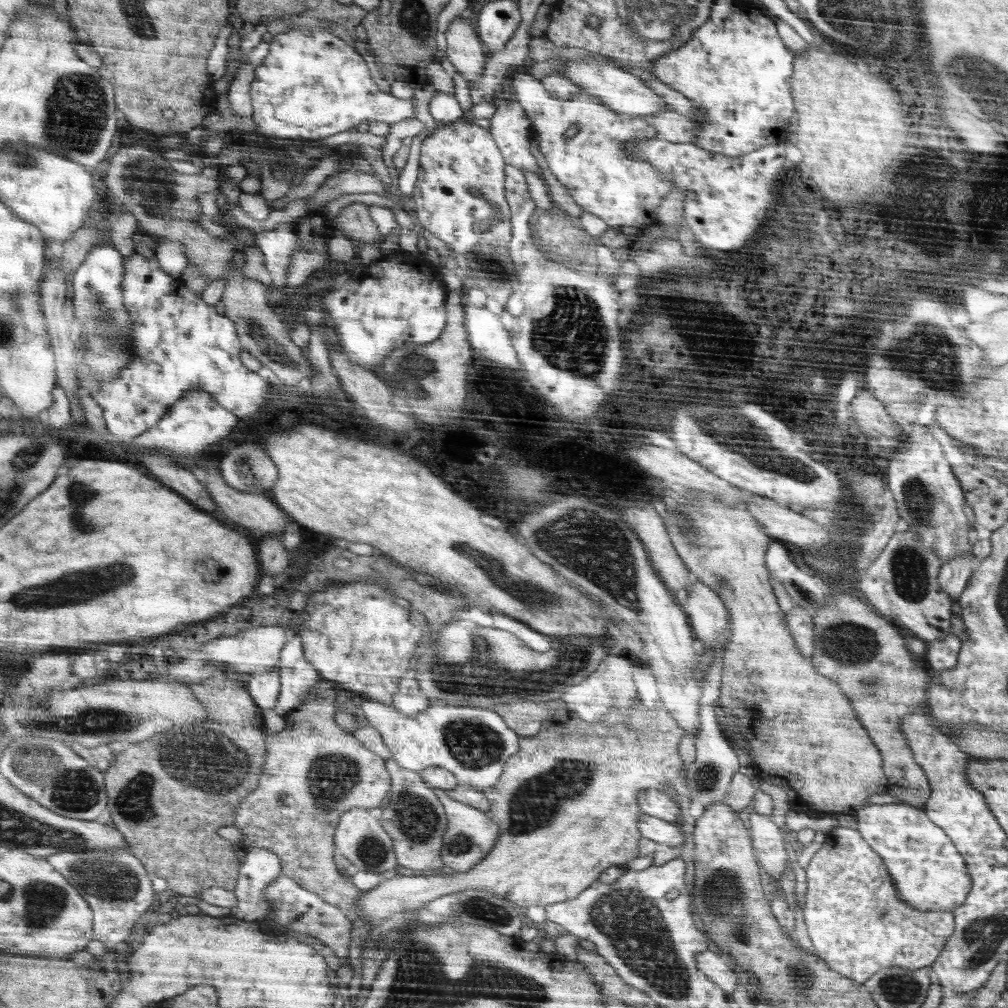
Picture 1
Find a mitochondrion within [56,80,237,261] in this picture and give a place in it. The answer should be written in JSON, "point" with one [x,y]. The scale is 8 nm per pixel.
{"point":[146,183]}

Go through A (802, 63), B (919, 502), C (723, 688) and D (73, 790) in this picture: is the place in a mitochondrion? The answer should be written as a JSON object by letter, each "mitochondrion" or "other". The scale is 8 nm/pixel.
{"A":"other","B":"mitochondrion","C":"other","D":"mitochondrion"}

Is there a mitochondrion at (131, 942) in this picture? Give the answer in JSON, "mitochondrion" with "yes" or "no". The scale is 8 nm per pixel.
{"mitochondrion":"no"}

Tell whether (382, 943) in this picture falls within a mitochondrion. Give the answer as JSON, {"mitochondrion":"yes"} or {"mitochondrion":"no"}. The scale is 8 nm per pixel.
{"mitochondrion":"yes"}

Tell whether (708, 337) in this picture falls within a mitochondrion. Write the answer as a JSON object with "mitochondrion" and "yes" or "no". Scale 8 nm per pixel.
{"mitochondrion":"yes"}

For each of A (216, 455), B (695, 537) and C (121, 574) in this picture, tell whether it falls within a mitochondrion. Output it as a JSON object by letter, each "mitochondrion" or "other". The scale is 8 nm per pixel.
{"A":"other","B":"mitochondrion","C":"mitochondrion"}

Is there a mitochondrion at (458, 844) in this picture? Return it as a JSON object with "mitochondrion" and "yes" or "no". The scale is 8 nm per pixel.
{"mitochondrion":"yes"}

